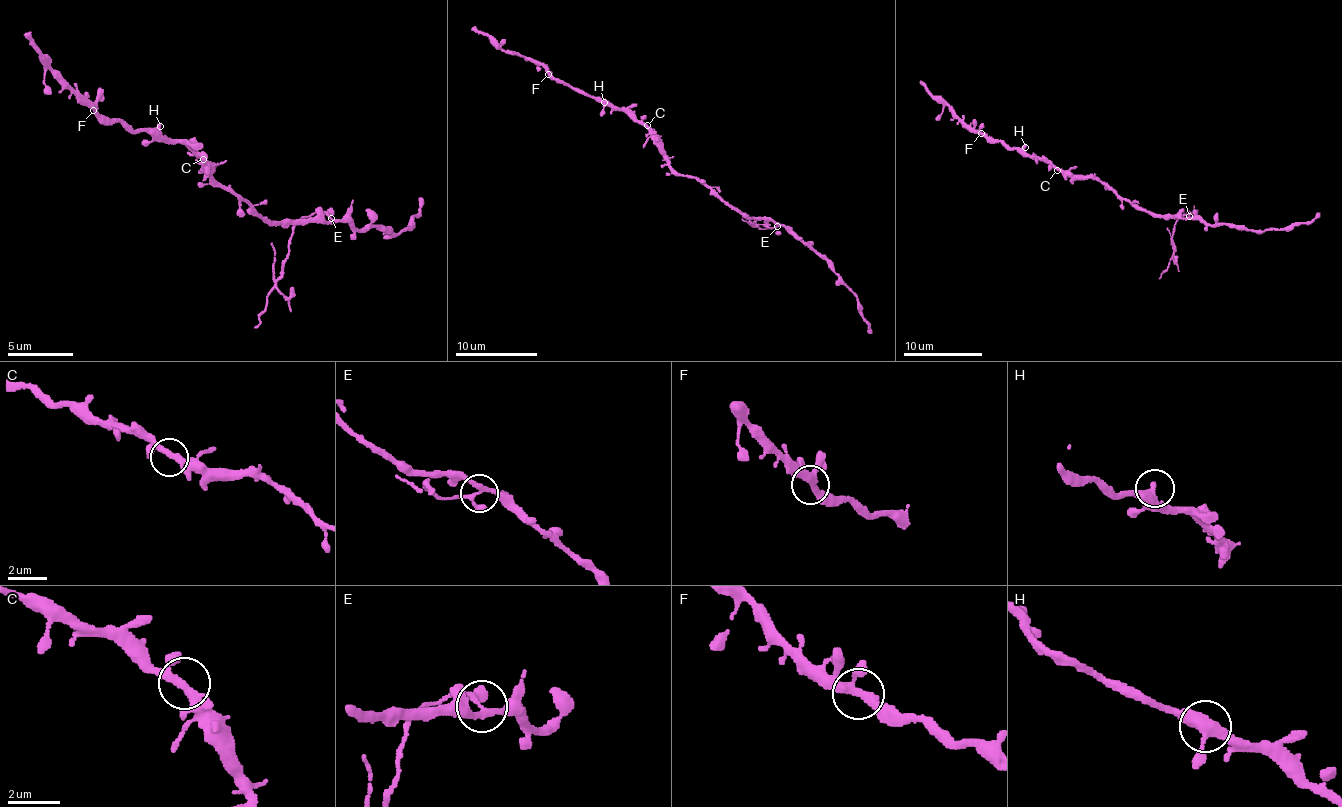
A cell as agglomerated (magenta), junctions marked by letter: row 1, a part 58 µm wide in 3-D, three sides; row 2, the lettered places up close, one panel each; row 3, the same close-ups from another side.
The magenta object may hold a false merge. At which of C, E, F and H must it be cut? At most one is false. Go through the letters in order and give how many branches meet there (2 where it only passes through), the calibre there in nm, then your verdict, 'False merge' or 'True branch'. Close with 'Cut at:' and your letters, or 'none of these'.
C: Branches: 3. Thickness 280 nm. True branch
E: Branches: 4. Thickness 200 nm. False merge
F: Branches: 4. Thickness 280 nm. True branch
H: Branches: 3. Thickness 320 nm. True branch
Cut at: E

